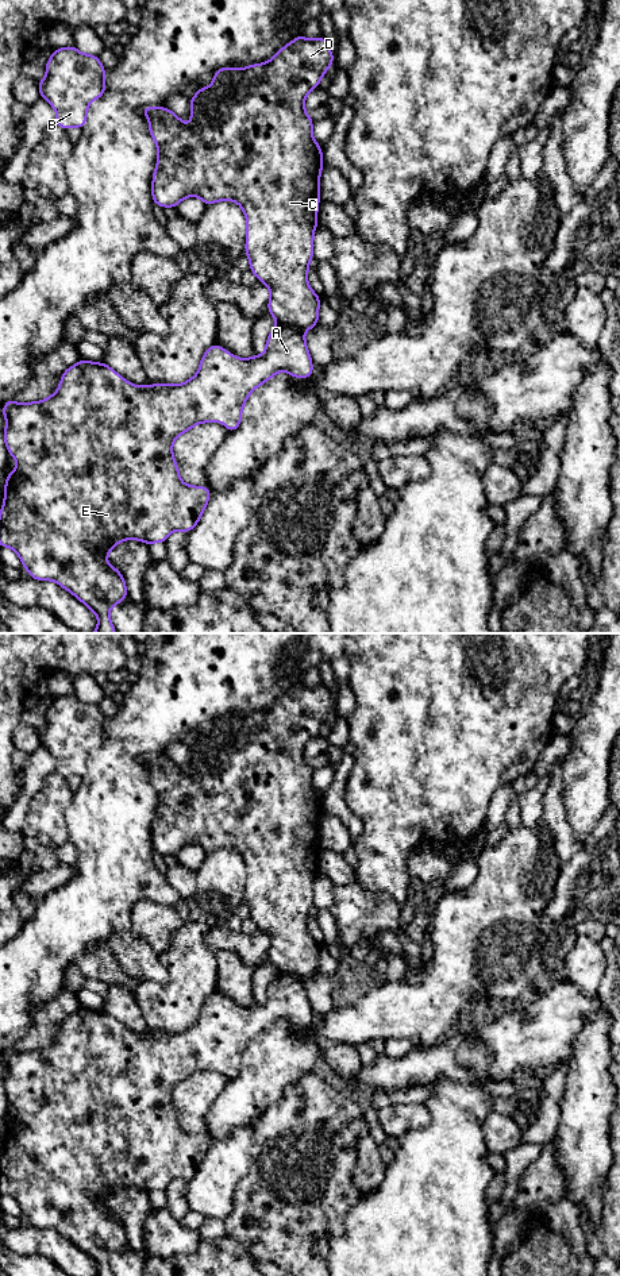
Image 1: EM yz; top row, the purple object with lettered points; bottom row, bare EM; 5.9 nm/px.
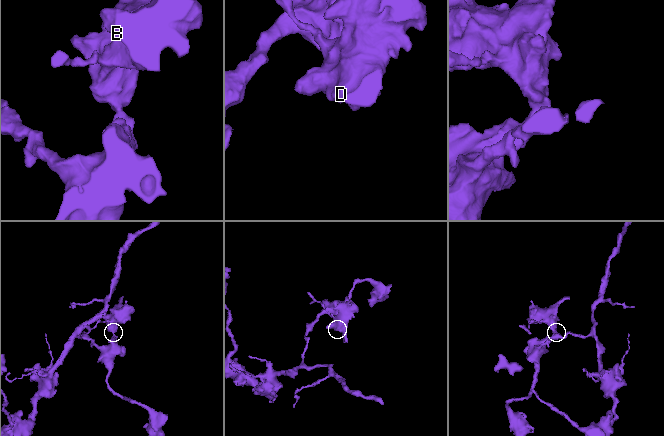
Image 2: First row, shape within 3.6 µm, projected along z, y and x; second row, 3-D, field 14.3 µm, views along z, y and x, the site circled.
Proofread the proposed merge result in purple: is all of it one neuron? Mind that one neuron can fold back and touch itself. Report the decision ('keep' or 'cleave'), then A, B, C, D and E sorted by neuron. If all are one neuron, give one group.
cleave; A E / B C D

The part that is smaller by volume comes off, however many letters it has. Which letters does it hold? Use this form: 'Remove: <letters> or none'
Remove: B, C, D

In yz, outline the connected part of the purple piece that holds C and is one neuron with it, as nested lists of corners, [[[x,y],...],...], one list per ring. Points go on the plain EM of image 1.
[[[297,683],[290,691],[288,691],[282,697],[280,697],[276,701],[276,703],[270,709],[267,709],[265,712],[254,712],[254,713],[246,714],[243,717],[234,717],[231,714],[224,714],[224,716],[216,718],[213,721],[212,732],[208,736],[199,736],[196,743],[193,745],[190,745],[190,768],[193,771],[190,775],[188,775],[169,756],[165,756],[165,755],[143,755],[143,756],[140,756],[140,760],[149,766],[149,779],[150,779],[150,783],[151,783],[153,789],[155,790],[157,798],[158,798],[157,816],[153,820],[153,833],[151,833],[151,845],[153,845],[154,852],[157,852],[157,853],[159,853],[162,856],[167,856],[167,855],[176,856],[184,847],[190,845],[190,844],[200,845],[203,848],[203,851],[205,852],[205,855],[211,853],[211,852],[216,851],[216,849],[223,849],[223,848],[236,849],[240,853],[240,856],[242,856],[242,859],[244,861],[246,870],[247,870],[244,901],[247,902],[249,909],[250,909],[249,918],[251,918],[255,922],[255,925],[259,928],[259,930],[265,932],[269,936],[269,938],[270,938],[267,960],[277,968],[278,972],[292,972],[292,974],[297,975],[299,978],[301,978],[303,980],[307,980],[308,978],[316,975],[317,974],[317,968],[319,968],[319,953],[320,953],[320,947],[321,945],[319,945],[311,937],[311,934],[308,932],[308,928],[307,928],[307,924],[308,924],[308,918],[309,918],[309,909],[313,906],[313,882],[315,882],[315,878],[317,875],[317,855],[319,855],[319,851],[320,851],[320,820],[321,820],[321,816],[324,814],[321,794],[319,794],[316,791],[316,789],[313,787],[313,785],[312,785],[312,774],[313,774],[315,770],[308,764],[308,762],[307,762],[307,759],[304,756],[304,748],[305,748],[307,743],[312,737],[319,736],[320,726],[326,722],[326,720],[328,718],[328,716],[331,713],[334,713],[334,702],[331,701],[330,691],[328,691],[328,689],[324,685],[320,685],[320,686],[316,686],[316,687],[307,687],[307,686],[301,685],[301,683]]]

